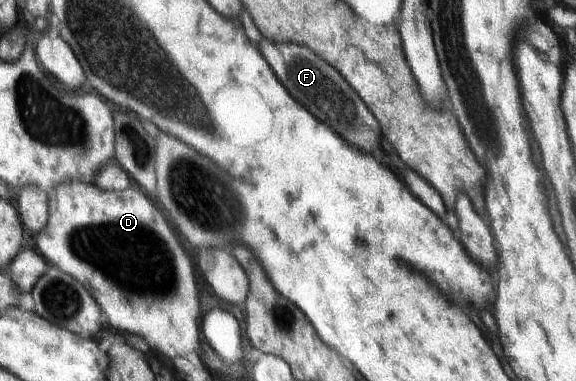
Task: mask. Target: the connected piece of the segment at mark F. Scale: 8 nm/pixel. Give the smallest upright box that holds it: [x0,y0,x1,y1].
[258,39,382,152]

